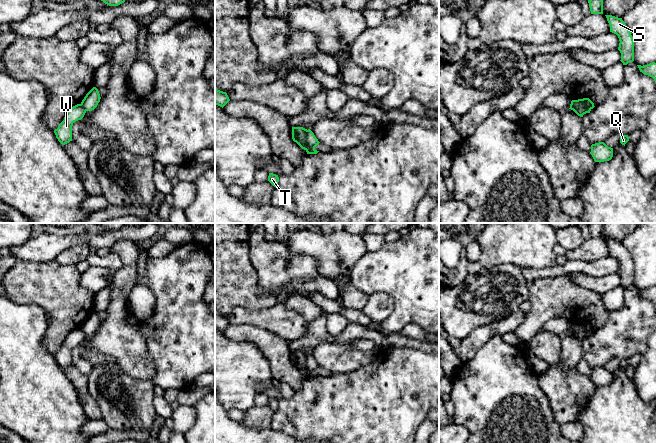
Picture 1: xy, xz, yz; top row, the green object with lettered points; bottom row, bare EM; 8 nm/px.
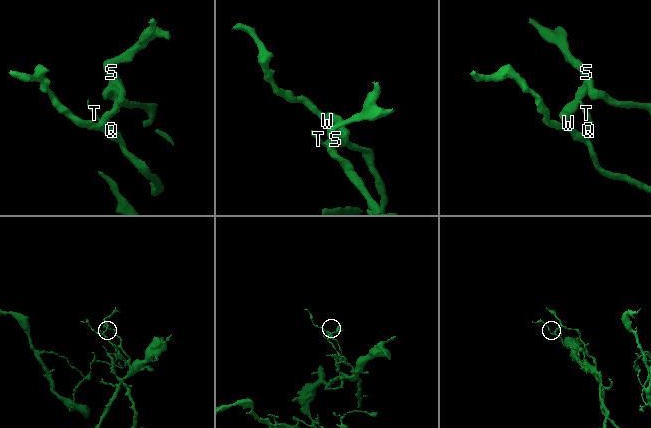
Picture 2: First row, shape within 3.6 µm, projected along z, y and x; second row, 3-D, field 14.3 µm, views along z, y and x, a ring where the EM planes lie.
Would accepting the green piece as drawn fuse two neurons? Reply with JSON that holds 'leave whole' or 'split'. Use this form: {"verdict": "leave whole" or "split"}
{"verdict": "split"}

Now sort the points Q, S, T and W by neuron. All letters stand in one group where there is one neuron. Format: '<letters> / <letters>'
Q T W / S

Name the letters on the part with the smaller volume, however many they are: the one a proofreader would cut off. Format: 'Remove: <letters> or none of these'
Remove: Q, T, W

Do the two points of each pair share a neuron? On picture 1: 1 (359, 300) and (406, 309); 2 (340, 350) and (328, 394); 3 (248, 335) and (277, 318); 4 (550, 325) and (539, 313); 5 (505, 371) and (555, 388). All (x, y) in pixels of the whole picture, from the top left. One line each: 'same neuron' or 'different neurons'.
1: different neurons
2: different neurons
3: different neurons
4: different neurons
5: different neurons

